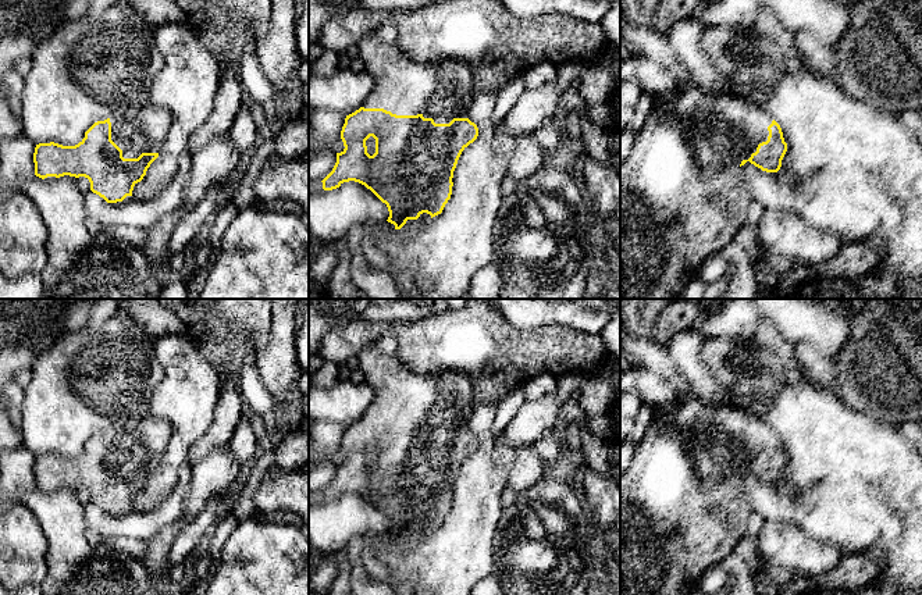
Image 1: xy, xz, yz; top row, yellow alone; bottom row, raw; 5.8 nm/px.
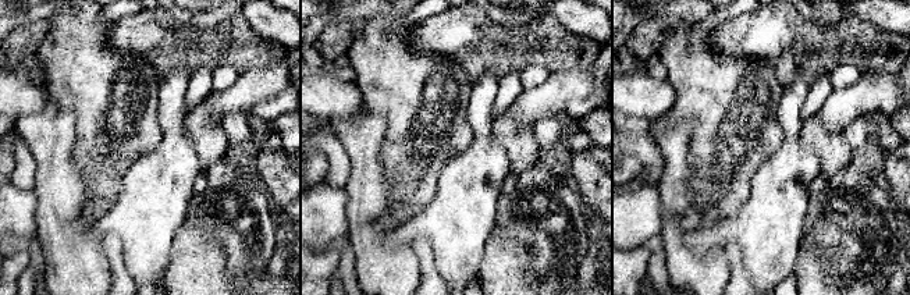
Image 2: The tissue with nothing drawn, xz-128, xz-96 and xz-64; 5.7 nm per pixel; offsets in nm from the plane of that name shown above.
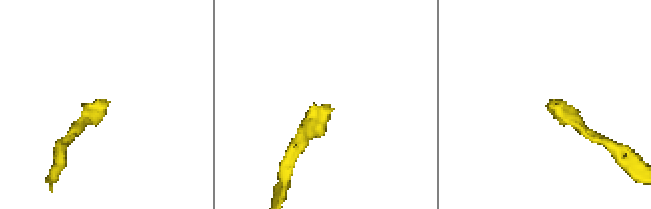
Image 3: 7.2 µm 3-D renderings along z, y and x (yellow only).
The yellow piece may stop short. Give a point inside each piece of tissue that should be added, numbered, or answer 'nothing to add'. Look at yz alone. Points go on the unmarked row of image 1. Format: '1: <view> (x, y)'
1: yz (722, 441)

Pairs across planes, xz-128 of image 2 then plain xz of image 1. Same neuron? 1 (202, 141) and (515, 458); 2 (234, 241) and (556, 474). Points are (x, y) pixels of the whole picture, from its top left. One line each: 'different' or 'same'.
1: same
2: same

